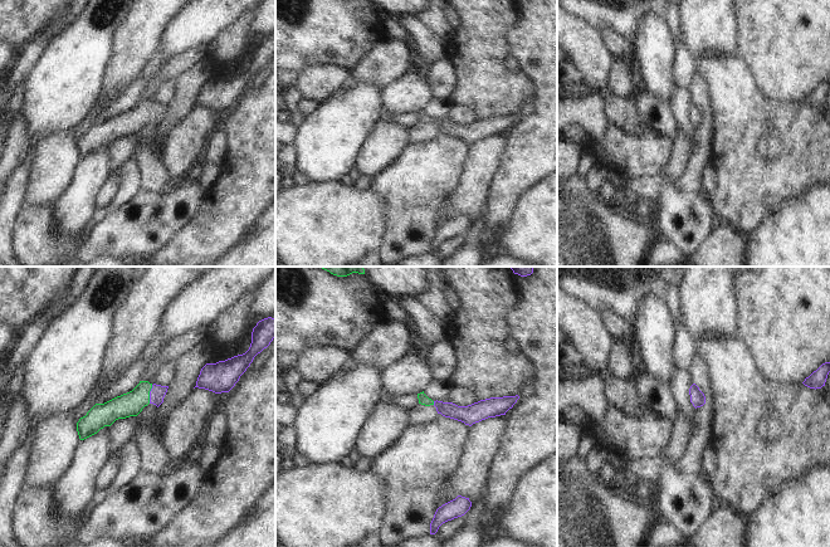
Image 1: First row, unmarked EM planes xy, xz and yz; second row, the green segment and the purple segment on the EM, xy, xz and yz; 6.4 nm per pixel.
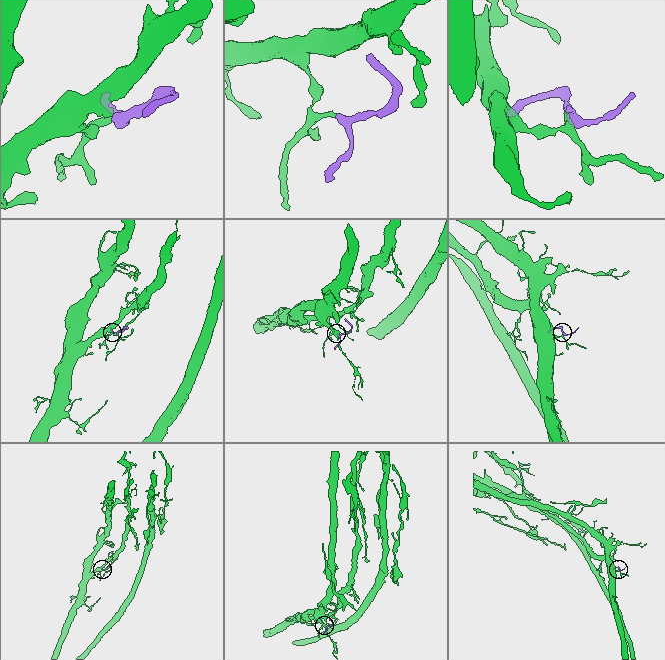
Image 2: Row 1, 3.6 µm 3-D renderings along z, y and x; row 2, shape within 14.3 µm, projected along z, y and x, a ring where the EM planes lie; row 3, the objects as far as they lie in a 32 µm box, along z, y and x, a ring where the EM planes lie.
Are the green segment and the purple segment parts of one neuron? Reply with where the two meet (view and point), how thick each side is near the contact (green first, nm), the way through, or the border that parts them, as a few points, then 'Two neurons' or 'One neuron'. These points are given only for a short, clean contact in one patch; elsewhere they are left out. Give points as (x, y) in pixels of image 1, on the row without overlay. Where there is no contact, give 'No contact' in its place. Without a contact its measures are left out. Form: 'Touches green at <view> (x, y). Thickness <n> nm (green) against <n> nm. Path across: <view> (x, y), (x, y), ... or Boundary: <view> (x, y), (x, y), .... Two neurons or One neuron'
Touches green at xy (149, 112). Thickness 160 nm (green) against 100 nm. Path across: xy (131, 122), (149, 112), (157, 111). One neuron

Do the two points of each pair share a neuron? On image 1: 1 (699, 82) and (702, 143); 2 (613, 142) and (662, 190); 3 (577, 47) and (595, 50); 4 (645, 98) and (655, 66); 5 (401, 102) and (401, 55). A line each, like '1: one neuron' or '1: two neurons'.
1: one neuron
2: two neurons
3: one neuron
4: two neurons
5: two neurons

